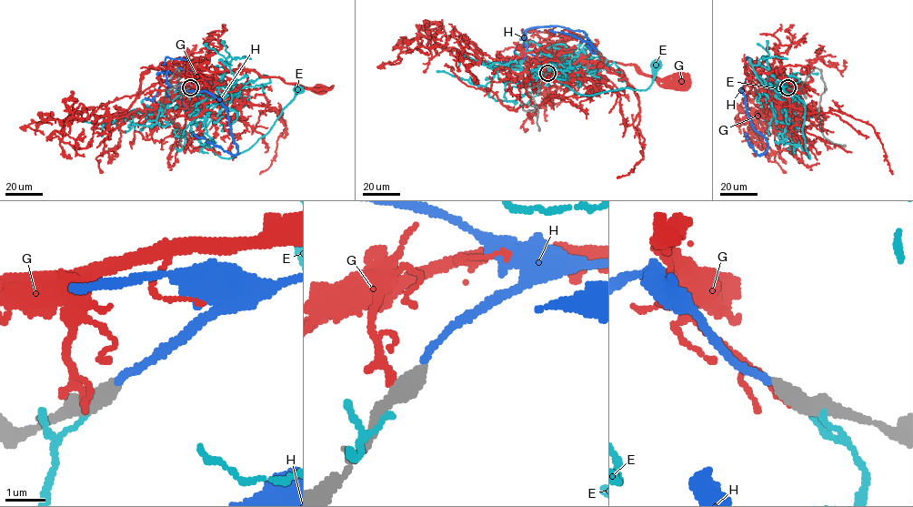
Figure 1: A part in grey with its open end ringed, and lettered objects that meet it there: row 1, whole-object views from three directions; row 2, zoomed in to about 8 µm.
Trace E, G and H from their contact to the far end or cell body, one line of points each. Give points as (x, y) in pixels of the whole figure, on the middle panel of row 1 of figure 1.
E: (546, 75), (543, 78), (549, 75), (548, 69), (579, 95), (593, 95), (627, 87), (646, 90), (655, 66)
G: (546, 74), (546, 68), (556, 68), (567, 59), (591, 69), (617, 62), (633, 64), (643, 74), (677, 86)
H: (547, 73), (549, 66), (524, 57), (528, 29), (558, 25), (582, 31), (595, 52), (575, 35), (549, 31)

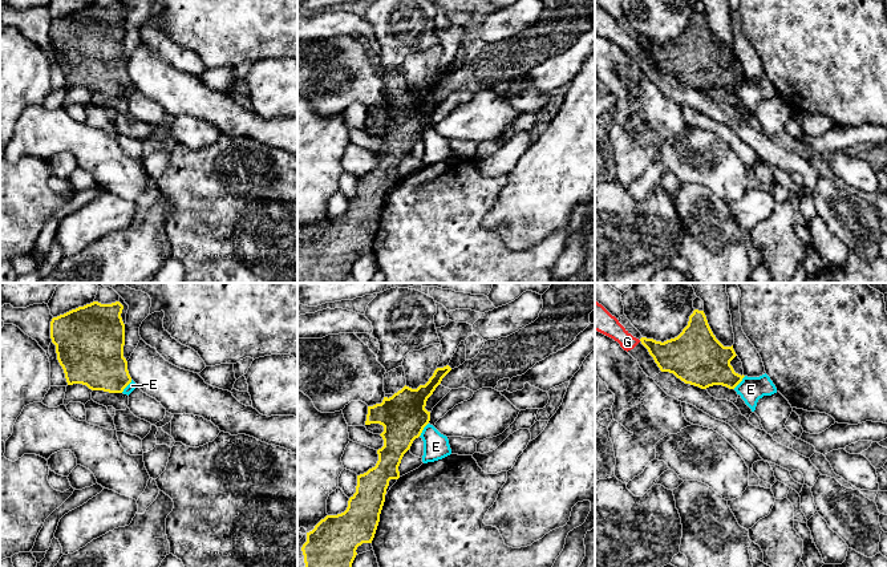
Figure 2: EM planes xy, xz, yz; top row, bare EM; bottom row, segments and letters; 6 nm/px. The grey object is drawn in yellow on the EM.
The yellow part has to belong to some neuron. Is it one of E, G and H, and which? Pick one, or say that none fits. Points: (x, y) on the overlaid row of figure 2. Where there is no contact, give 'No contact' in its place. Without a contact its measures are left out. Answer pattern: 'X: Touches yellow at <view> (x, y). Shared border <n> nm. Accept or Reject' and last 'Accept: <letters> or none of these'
E: Touches yellow at xz (422, 429). Shared border 110 nm. Reject
G: No contact. Reject
H: No contact. Accept
Accept: H

